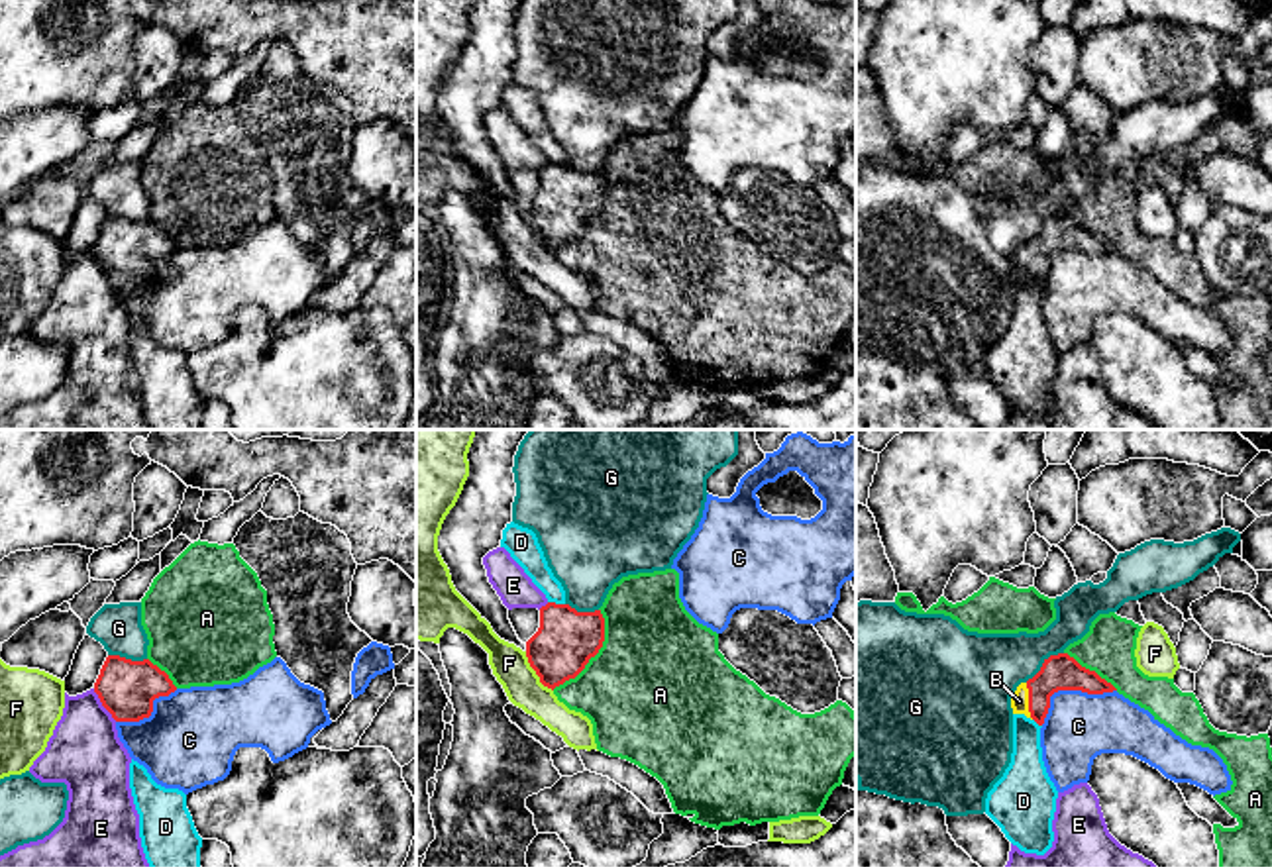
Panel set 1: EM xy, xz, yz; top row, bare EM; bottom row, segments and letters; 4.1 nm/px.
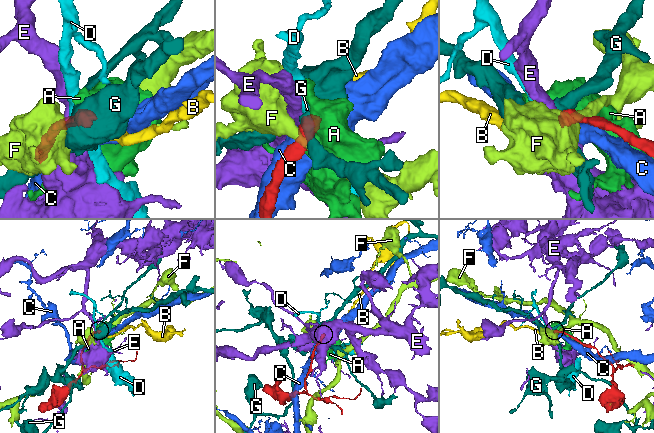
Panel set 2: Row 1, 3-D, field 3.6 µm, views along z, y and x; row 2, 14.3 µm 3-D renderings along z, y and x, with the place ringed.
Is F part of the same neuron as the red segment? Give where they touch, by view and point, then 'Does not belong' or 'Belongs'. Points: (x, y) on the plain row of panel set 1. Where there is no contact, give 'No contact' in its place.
Touches red at xz (536, 234). Does not belong

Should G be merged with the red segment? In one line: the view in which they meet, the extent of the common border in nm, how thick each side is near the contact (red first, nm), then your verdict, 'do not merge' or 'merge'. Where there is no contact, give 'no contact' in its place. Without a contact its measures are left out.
yz | 200 nm | 150/300 nm | do not merge

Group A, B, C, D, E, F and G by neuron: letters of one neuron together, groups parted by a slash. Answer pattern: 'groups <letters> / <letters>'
groups A / B / C / D / E / F / G

